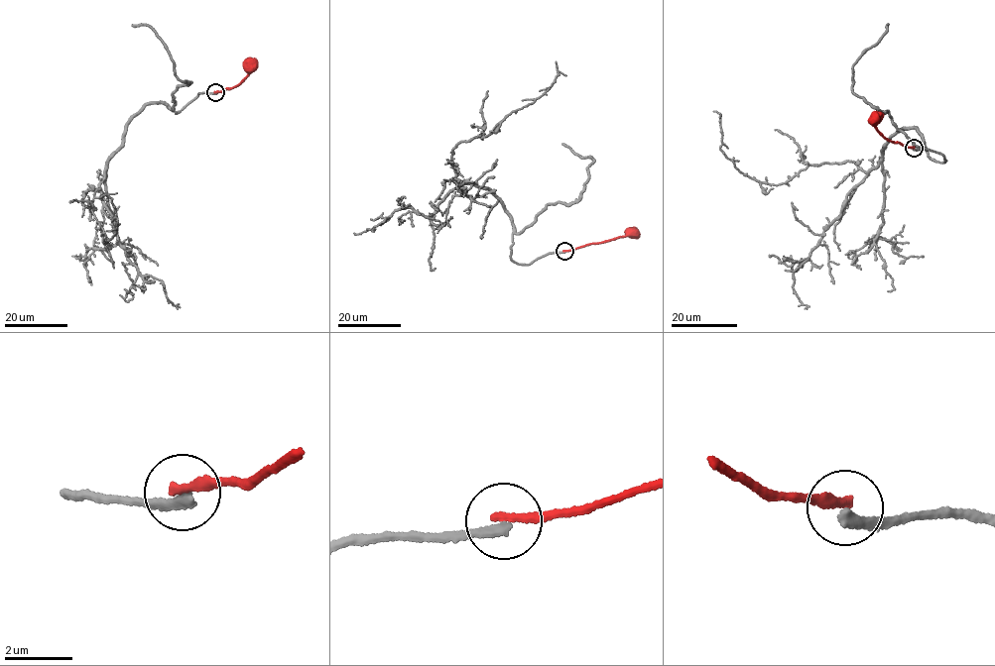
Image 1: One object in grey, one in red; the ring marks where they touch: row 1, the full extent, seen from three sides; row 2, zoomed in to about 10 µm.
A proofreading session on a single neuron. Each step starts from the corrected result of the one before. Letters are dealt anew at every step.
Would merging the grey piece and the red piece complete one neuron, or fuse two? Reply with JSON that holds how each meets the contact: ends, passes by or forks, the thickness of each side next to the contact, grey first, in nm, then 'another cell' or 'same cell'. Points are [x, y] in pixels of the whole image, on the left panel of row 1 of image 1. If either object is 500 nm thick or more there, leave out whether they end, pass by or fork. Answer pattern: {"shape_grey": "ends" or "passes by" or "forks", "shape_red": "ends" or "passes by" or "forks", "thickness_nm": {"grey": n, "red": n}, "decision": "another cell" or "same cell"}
{"shape_grey": "ends", "shape_red": "ends", "thickness_nm": {"grey": 300, "red": 260}, "decision": "another cell"}

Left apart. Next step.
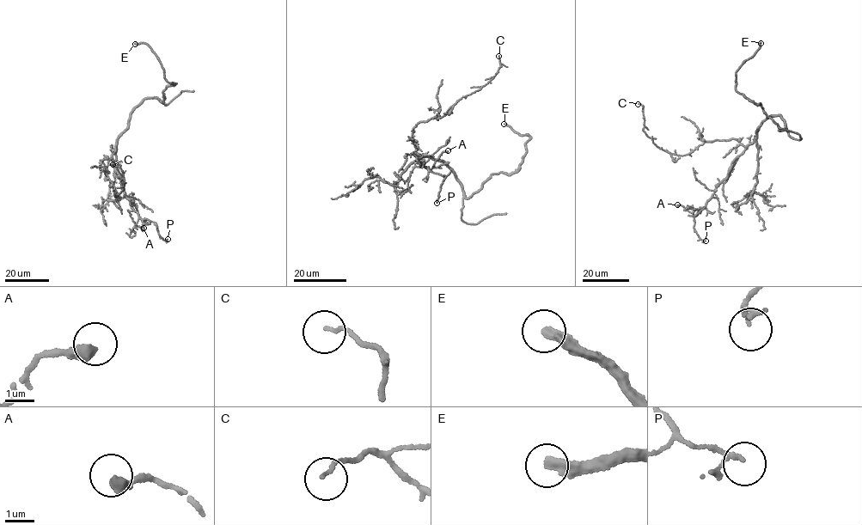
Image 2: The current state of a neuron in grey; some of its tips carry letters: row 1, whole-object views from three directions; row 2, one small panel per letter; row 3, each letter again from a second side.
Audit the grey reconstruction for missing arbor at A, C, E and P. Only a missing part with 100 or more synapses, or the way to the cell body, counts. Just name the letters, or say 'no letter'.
E

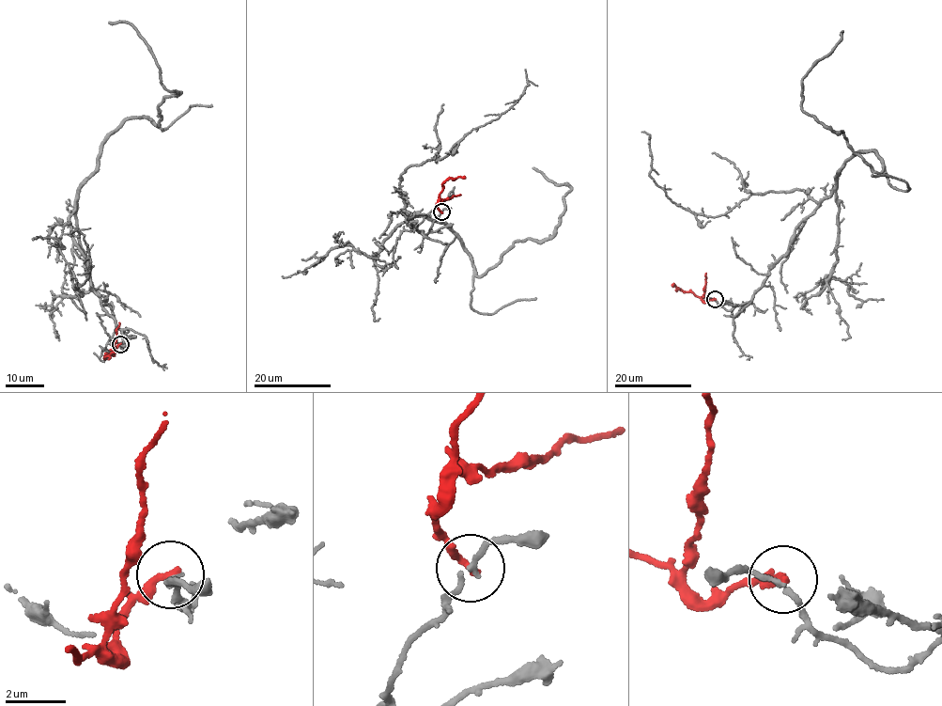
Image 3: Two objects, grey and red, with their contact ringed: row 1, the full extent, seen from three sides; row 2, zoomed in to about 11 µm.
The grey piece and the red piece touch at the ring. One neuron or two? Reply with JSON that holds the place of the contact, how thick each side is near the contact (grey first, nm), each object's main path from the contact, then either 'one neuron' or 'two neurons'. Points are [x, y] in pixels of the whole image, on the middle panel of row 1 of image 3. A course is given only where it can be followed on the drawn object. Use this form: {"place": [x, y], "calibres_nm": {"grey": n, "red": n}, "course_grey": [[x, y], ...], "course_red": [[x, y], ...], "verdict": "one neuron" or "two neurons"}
{"place": [441, 211], "calibres_nm": {"grey": 150, "red": 240}, "course_grey": [[441, 211], [425, 235], [401, 211], [441, 221], [480, 275], [517, 241], [552, 235], [572, 190], [532, 168]], "course_red": [[441, 211], [437, 203], [442, 183], [449, 179], [465, 178]], "verdict": "two neurons"}

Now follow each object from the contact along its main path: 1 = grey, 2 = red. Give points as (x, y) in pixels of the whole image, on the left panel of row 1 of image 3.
1: (120, 344), (69, 220), (107, 137), (129, 118), (157, 125), (180, 93), (131, 25), (109, 23)
2: (120, 344), (113, 353), (103, 357), (116, 351)

